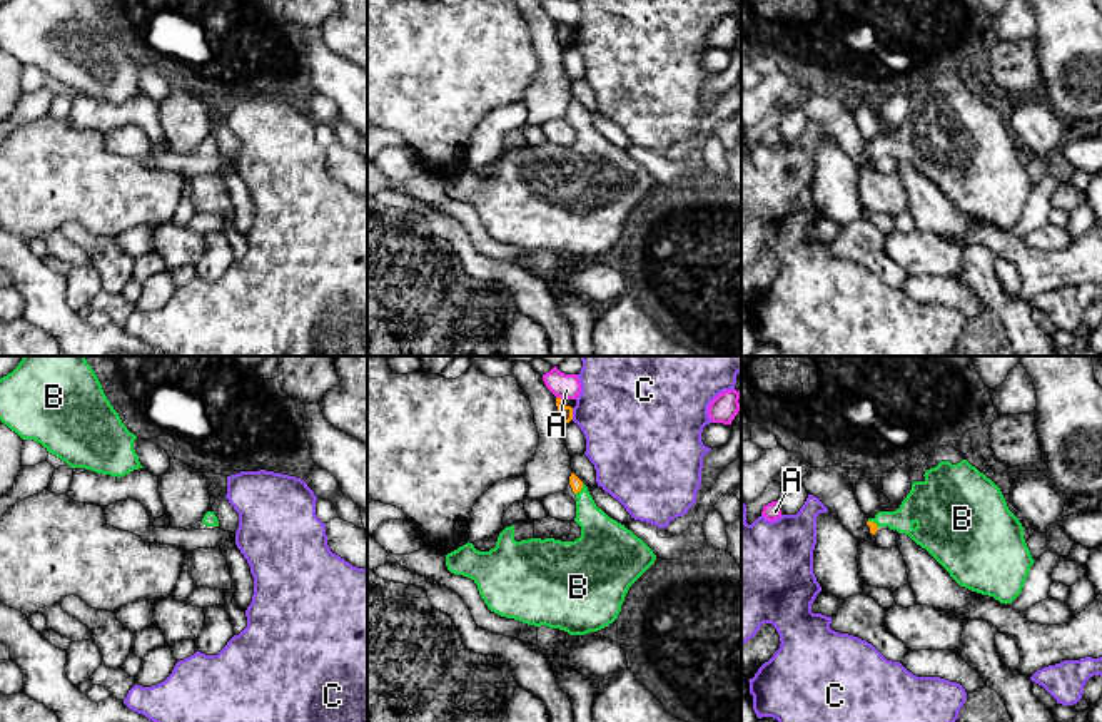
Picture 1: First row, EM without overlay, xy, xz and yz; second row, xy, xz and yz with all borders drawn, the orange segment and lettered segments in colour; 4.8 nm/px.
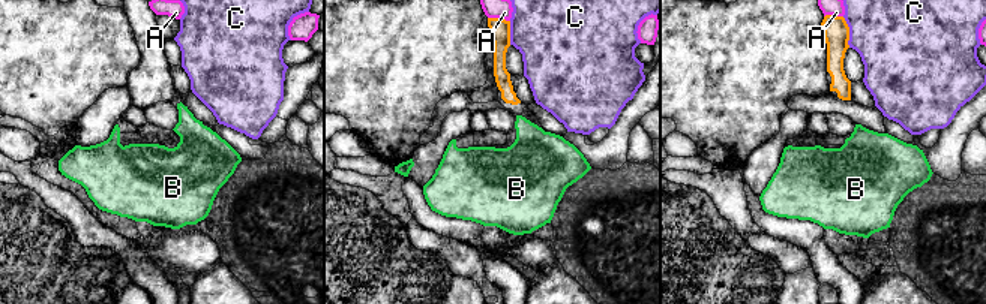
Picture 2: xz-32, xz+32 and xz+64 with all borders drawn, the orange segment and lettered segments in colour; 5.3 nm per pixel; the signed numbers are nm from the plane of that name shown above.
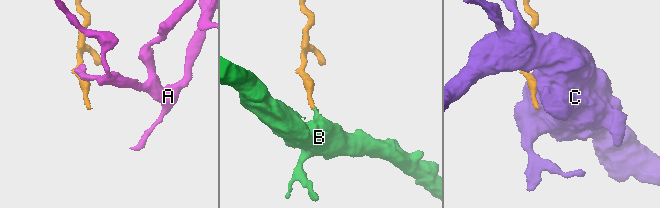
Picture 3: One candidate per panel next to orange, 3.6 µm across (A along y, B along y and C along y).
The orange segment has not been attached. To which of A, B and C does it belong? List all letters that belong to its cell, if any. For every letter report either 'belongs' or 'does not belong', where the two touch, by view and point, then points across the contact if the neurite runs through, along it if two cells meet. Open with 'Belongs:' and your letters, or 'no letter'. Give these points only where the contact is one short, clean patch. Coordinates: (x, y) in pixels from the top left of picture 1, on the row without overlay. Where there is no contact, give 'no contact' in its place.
Belongs: B
A: does not belong | xz (560, 24) | along xz (556, 22), (561, 25)
B: belongs | xz (580, 116) | across xz (575, 107), (580, 116), (586, 139), (601, 162)
C: does not belong | xz (571, 39) | along xz (571, 34), (573, 44)

